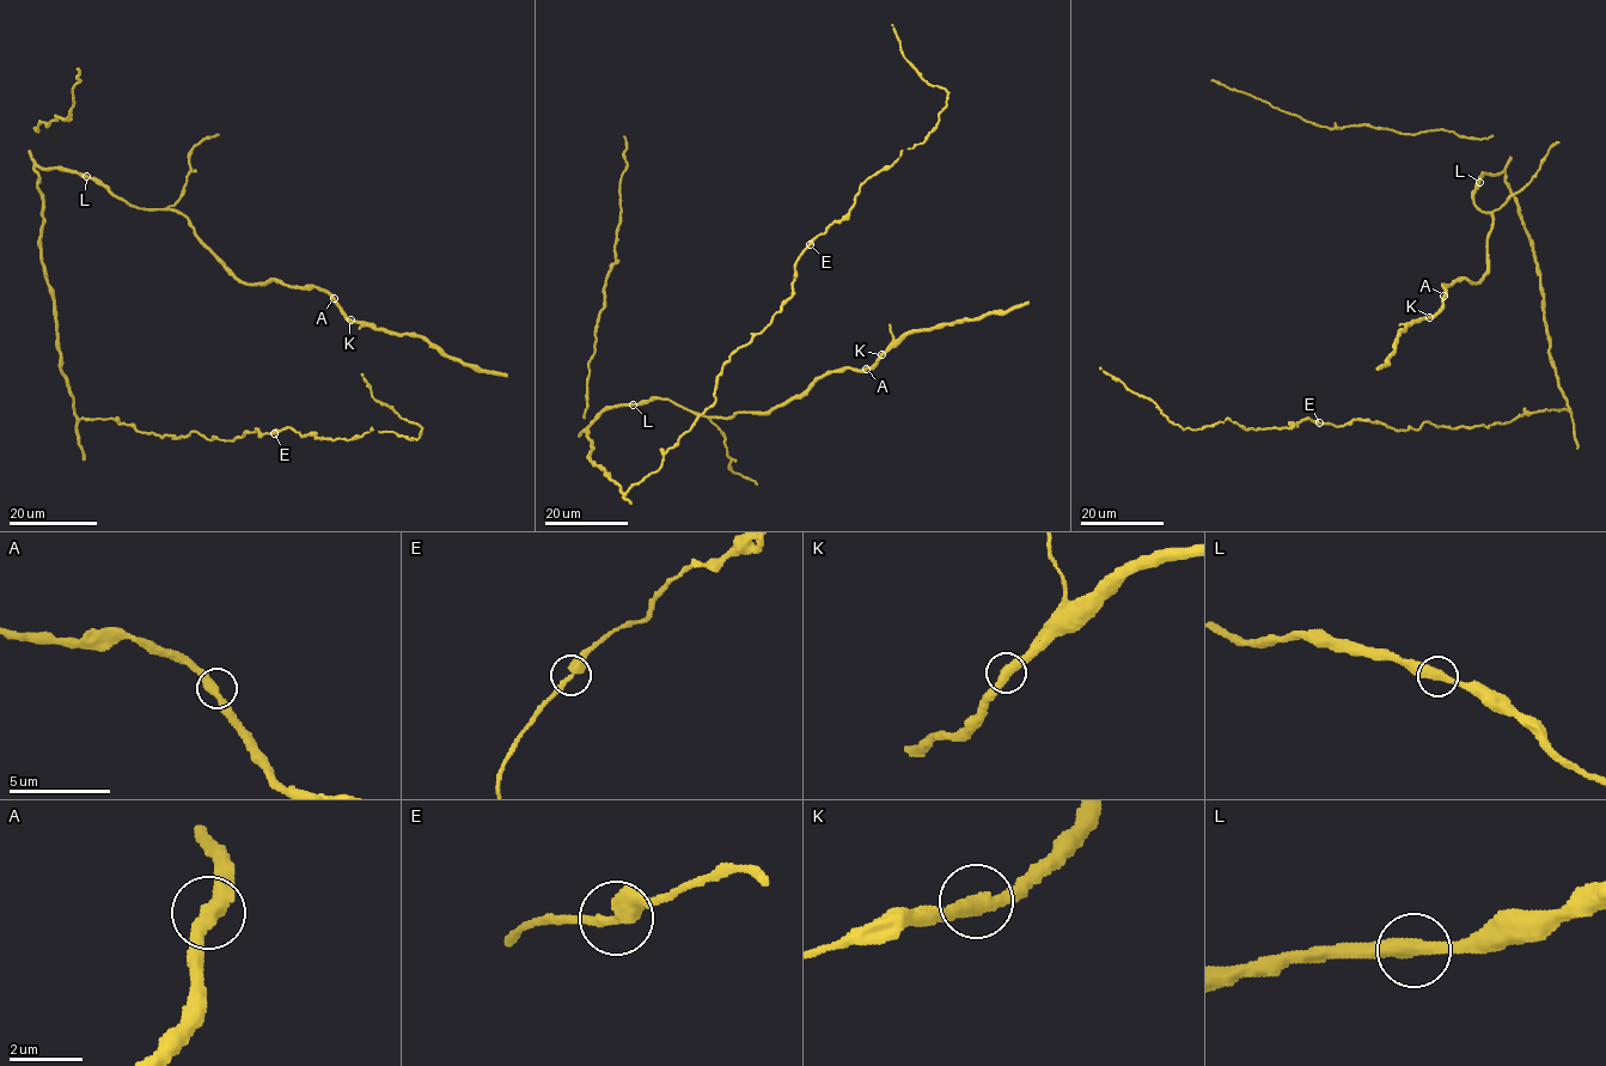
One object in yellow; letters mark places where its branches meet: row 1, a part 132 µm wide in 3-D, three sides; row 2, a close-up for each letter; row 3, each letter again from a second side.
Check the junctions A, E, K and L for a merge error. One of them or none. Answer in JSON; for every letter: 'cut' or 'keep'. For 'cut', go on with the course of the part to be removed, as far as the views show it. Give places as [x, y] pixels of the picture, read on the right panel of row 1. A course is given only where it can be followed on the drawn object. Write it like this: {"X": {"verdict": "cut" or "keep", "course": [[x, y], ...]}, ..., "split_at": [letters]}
{"A": {"verdict": "keep"}, "E": {"verdict": "keep"}, "K": {"verdict": "keep"}, "L": {"verdict": "keep"}, "split_at": []}

